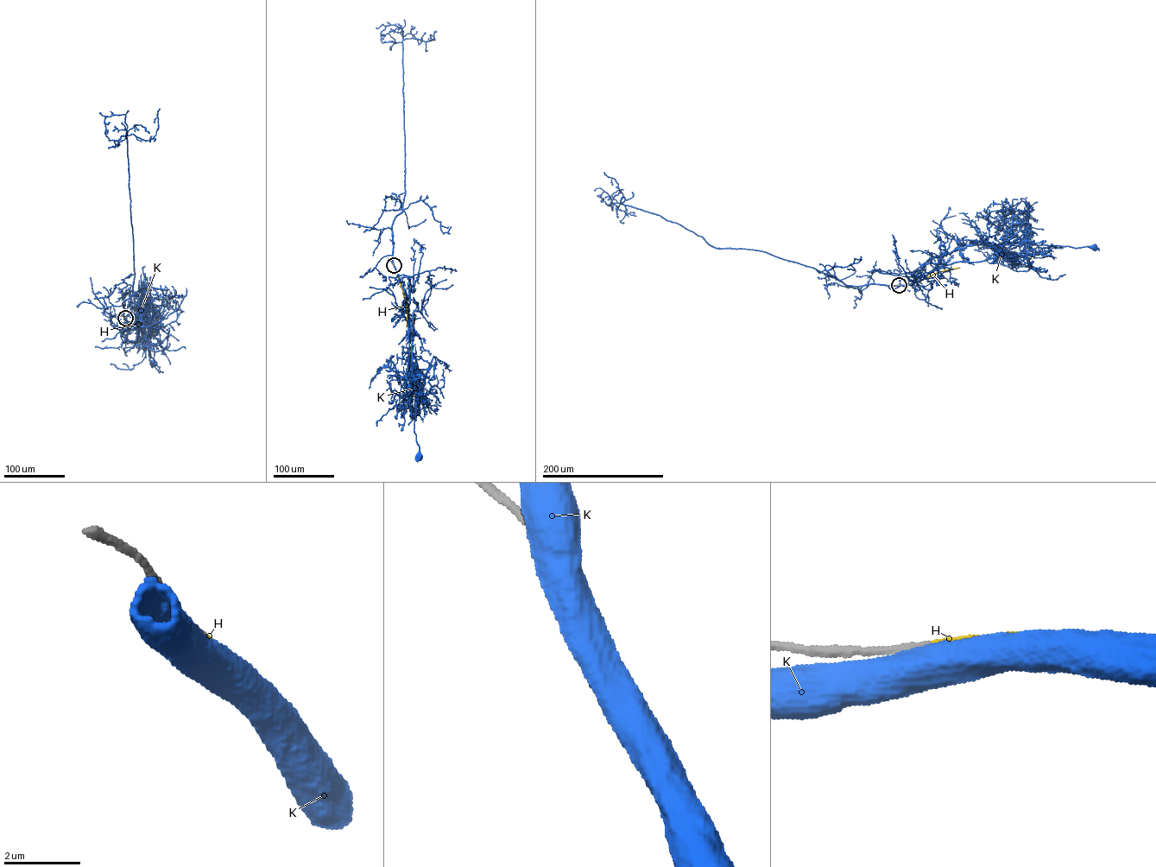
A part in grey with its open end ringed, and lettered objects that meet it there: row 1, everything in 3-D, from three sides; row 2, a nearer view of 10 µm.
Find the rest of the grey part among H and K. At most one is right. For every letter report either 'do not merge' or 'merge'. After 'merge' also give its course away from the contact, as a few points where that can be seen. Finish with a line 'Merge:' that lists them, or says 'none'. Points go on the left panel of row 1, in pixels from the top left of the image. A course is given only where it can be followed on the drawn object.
H: merge; course (125, 318), (132, 325), (138, 325), (138, 328)
K: do not merge
Merge: H

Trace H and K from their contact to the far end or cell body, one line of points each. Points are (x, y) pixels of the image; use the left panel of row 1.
H: (125, 318), (132, 325), (138, 325), (138, 328)
K: (125, 318), (134, 325), (139, 320), (142, 332), (142, 324), (149, 325), (148, 350), (154, 363)

